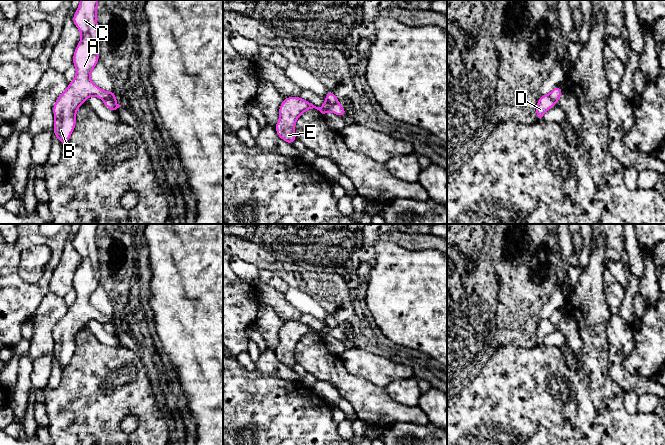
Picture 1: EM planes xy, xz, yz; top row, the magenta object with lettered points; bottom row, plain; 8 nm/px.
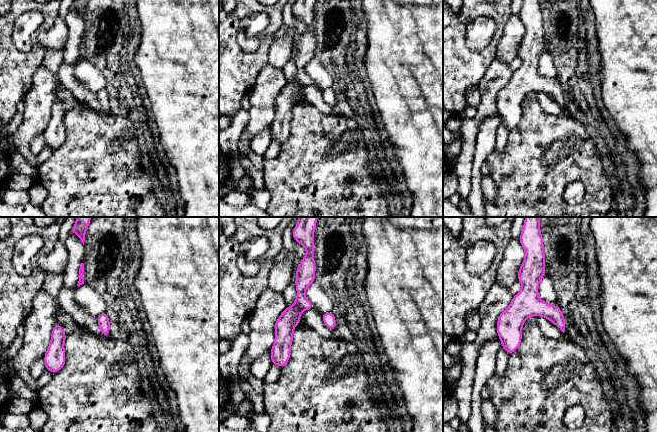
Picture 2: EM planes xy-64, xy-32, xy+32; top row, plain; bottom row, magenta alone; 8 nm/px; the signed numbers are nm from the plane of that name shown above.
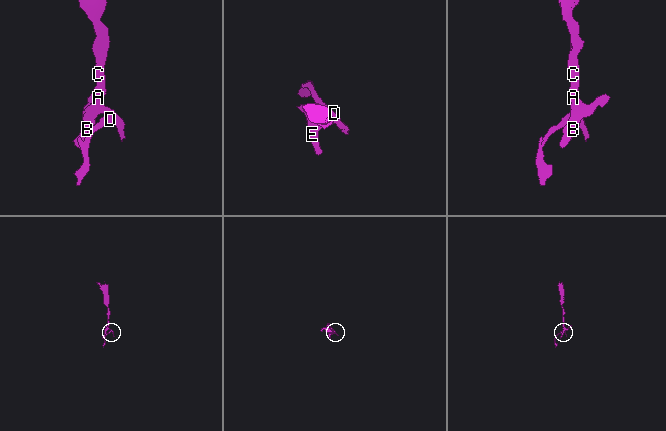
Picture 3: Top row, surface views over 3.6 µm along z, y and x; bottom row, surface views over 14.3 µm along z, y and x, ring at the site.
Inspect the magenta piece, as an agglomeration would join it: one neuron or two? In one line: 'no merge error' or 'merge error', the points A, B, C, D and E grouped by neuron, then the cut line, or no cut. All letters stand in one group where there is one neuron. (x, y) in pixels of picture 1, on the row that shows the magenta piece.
merge error; A B C E / D; cut in xy along (103, 99), (112, 99), (117, 104), (117, 107)

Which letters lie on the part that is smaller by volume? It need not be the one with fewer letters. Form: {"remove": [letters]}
{"remove": ["D"]}

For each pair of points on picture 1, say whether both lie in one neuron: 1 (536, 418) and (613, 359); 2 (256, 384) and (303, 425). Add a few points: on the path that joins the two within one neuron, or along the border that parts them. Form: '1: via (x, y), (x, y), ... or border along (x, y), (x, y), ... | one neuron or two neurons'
1: border along (607, 339), (608, 373), (618, 384) | two neurons
2: via (268, 396), (291, 419) | one neuron

